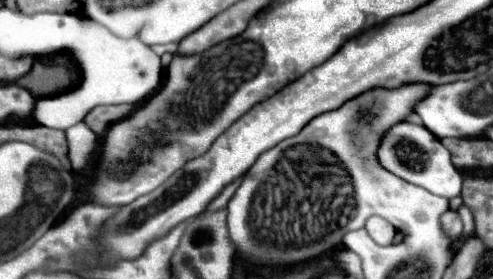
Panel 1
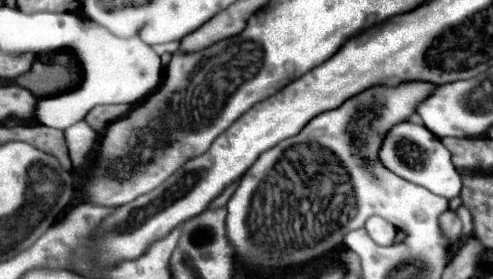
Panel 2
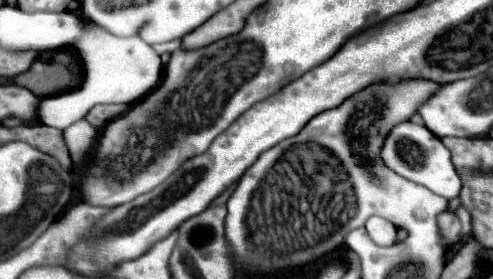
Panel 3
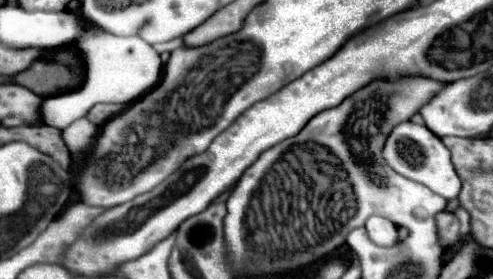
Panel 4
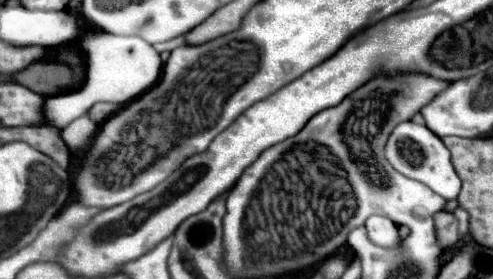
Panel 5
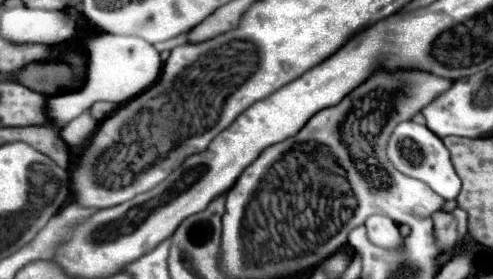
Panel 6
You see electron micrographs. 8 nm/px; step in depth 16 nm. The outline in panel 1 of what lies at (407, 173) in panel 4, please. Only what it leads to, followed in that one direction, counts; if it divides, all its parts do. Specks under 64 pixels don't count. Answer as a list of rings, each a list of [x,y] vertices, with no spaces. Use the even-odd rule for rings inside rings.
[[[410,122],[394,124],[390,132],[382,136],[382,142],[378,146],[378,160],[380,166],[386,168],[388,172],[400,176],[406,182],[422,186],[436,196],[454,198],[459,196],[462,190],[464,174],[456,170],[454,164],[450,162],[450,152],[442,146],[442,142],[432,132],[428,132],[420,124],[410,124]]]

